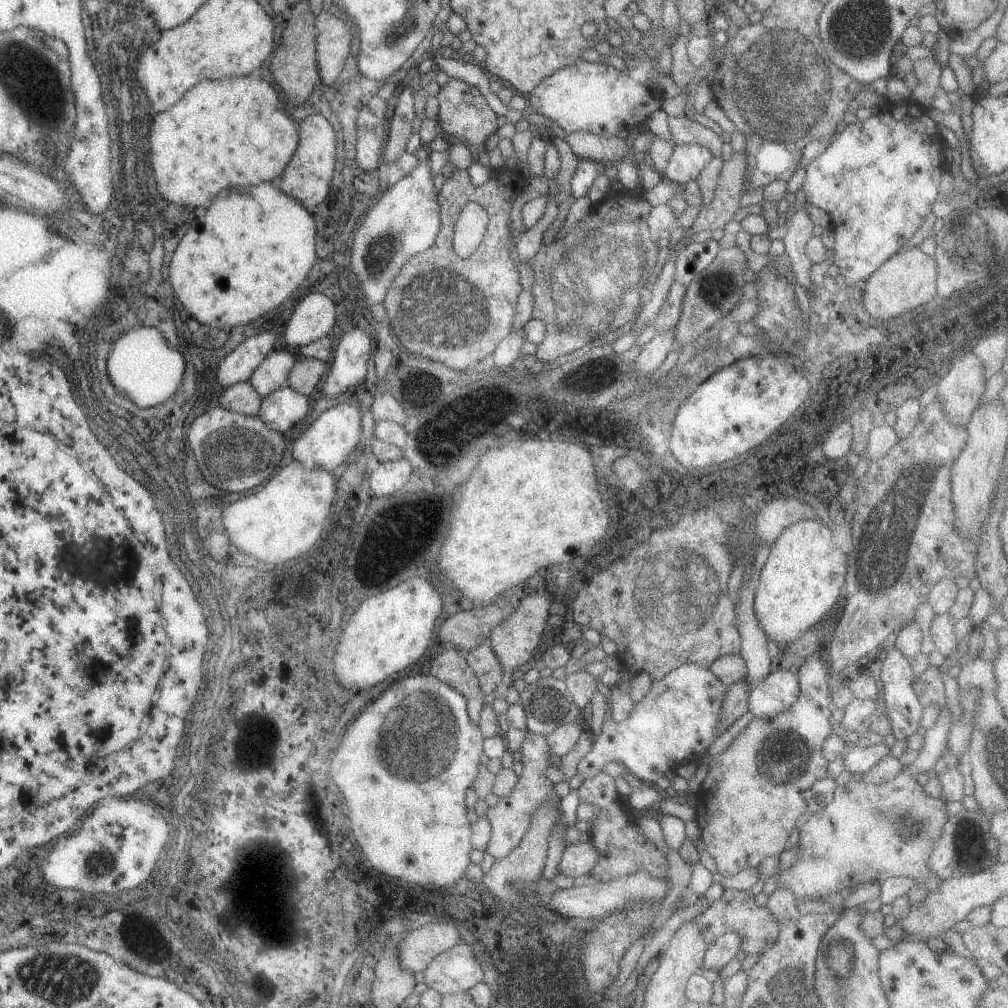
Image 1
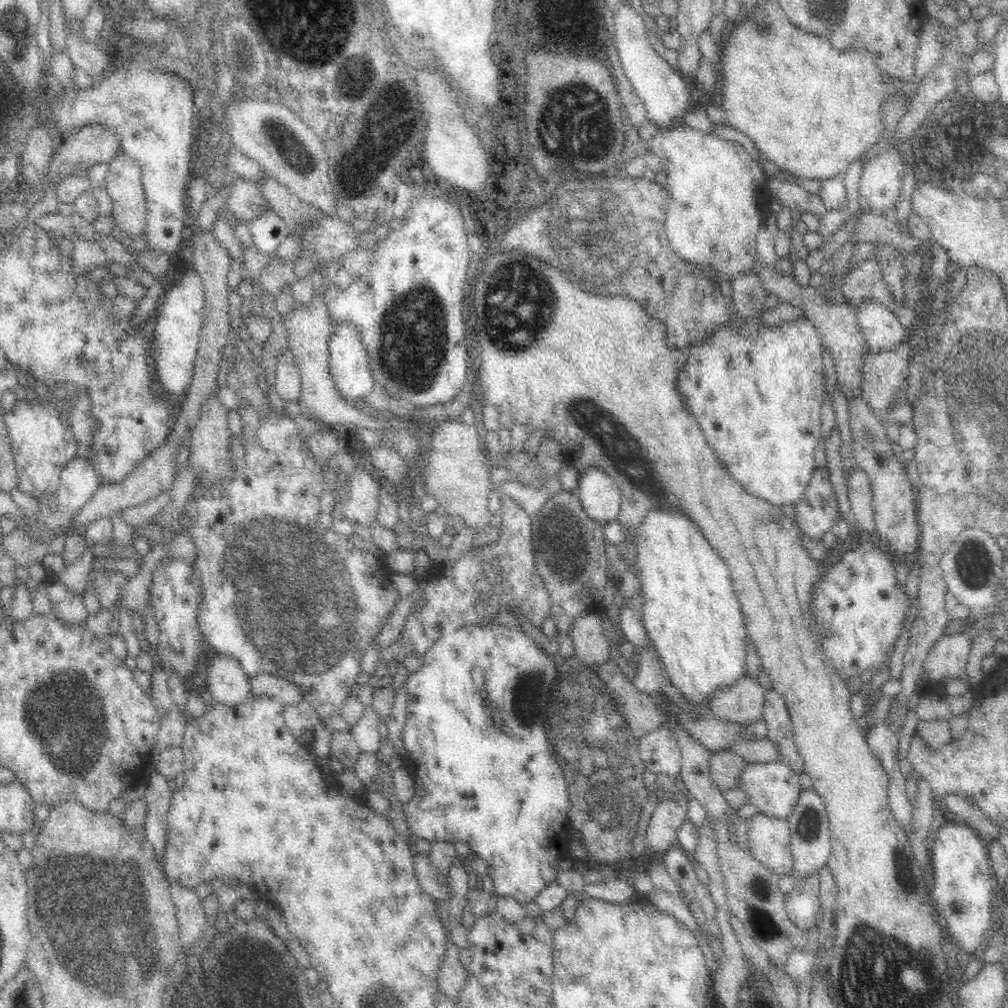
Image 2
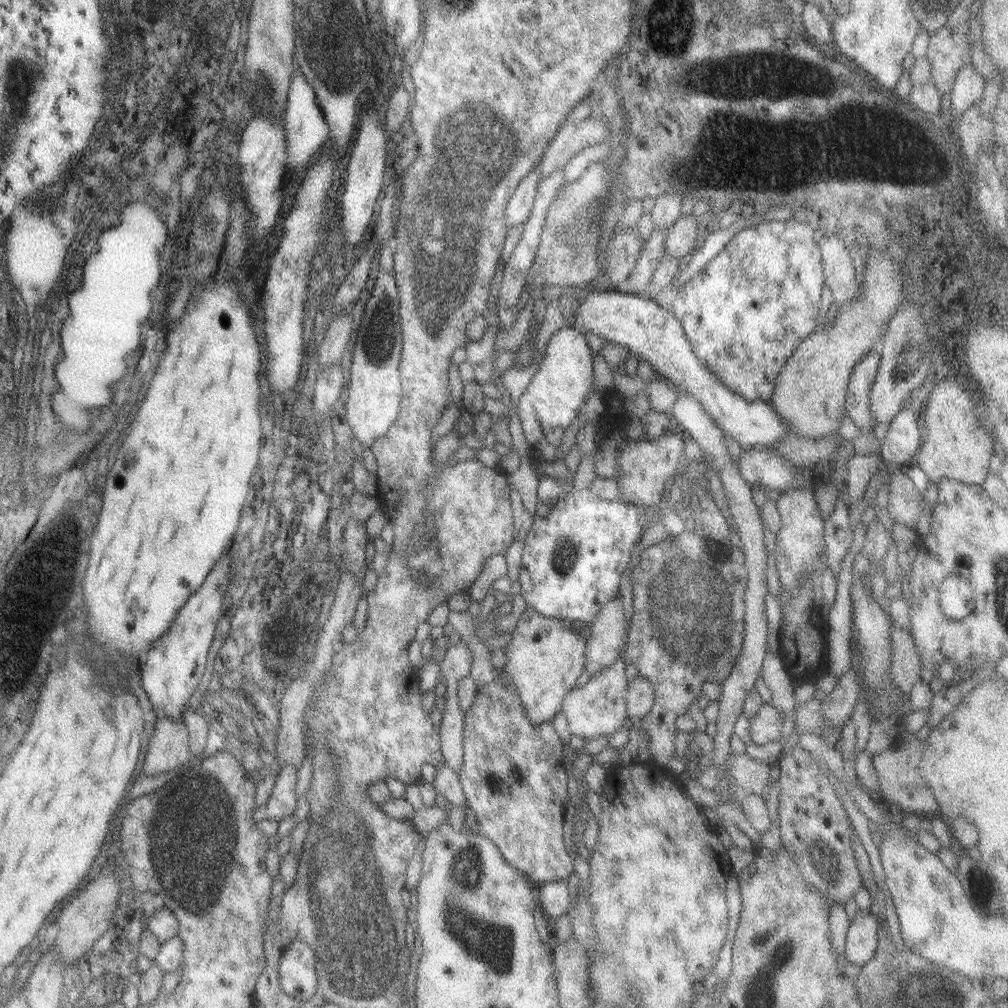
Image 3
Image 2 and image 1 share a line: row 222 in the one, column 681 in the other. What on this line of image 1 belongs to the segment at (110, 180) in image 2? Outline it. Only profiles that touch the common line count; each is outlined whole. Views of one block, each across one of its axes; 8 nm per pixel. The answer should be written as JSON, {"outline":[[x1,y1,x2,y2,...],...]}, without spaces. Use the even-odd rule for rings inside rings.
{"outline":[[685,115,668,117,669,142,671,145,692,144,704,146,712,156,719,157,723,141,711,130,704,128]]}

